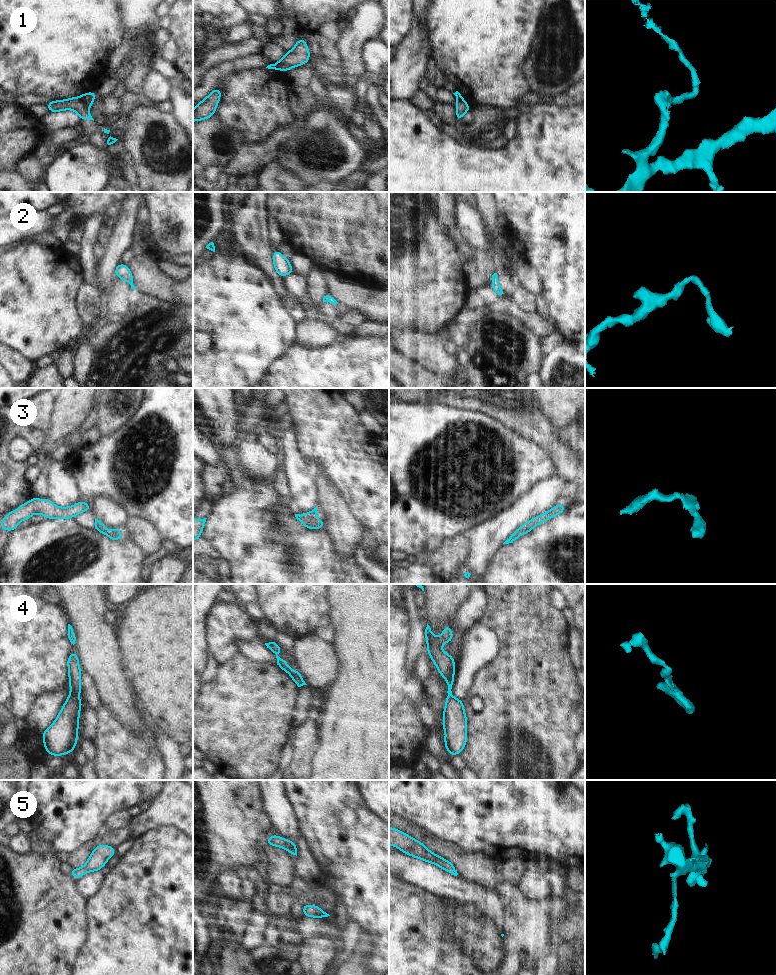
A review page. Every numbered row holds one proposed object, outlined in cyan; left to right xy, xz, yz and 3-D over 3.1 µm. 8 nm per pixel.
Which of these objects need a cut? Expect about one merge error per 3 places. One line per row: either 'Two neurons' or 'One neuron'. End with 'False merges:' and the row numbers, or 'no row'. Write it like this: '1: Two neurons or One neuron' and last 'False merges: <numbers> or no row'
1: Two neurons
2: One neuron
3: One neuron
4: One neuron
5: One neuron
False merges: 1.

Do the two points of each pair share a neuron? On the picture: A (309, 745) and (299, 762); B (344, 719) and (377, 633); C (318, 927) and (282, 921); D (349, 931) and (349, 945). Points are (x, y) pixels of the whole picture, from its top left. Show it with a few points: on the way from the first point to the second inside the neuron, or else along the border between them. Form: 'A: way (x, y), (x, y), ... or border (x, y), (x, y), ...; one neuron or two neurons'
A: way (305, 749), (302, 752), (301, 758); one neuron
B: way (365, 698), (377, 686), (377, 654); one neuron
C: way (309, 926), (291, 921); one neuron
D: way (349, 934), (349, 942); one neuron

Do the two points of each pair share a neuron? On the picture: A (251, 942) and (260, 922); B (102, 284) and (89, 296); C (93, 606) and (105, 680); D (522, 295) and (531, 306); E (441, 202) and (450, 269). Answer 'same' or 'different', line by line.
A: same
B: different
C: same
D: same
E: different

